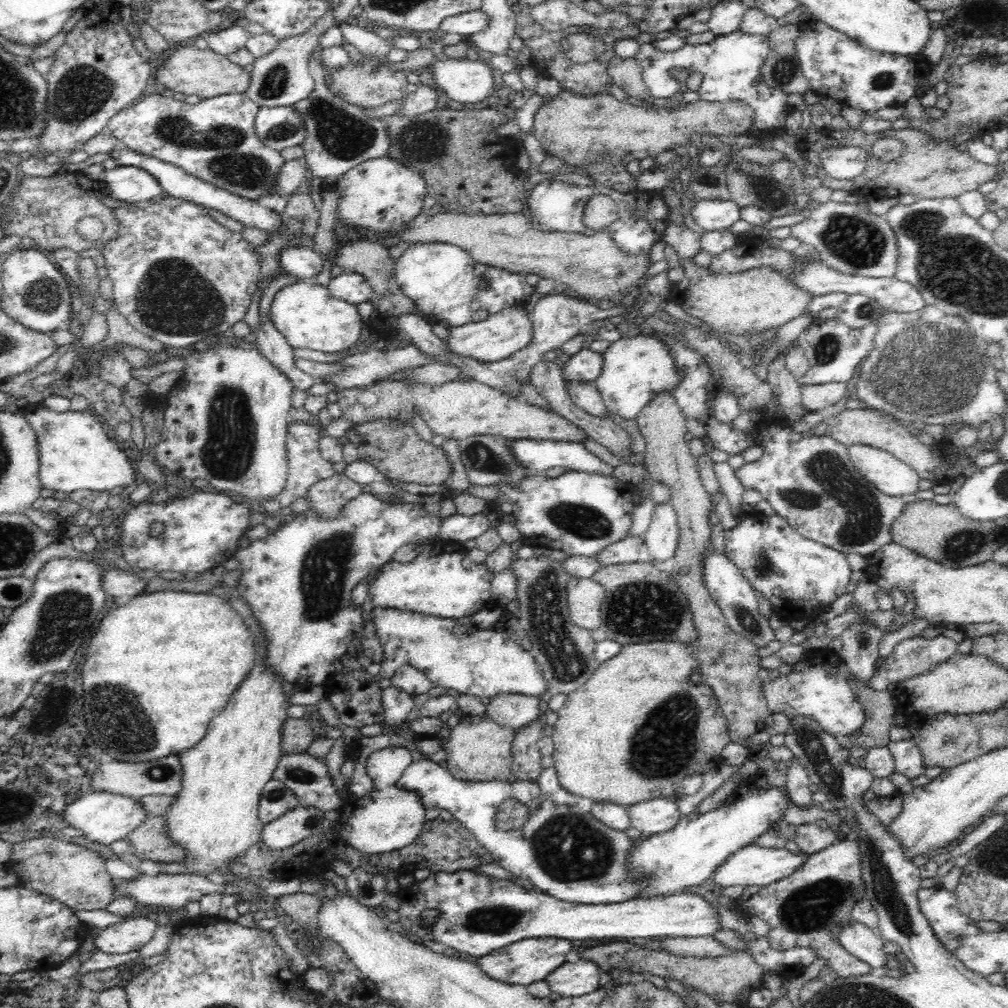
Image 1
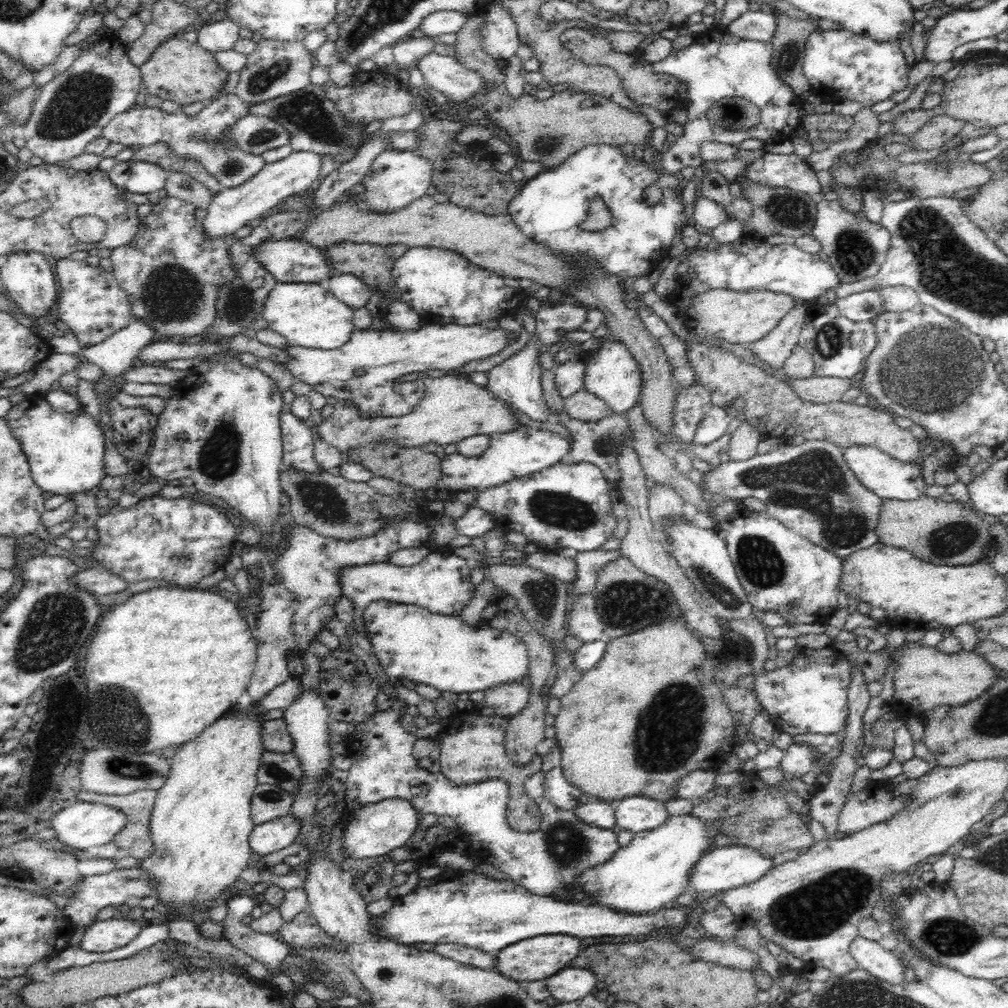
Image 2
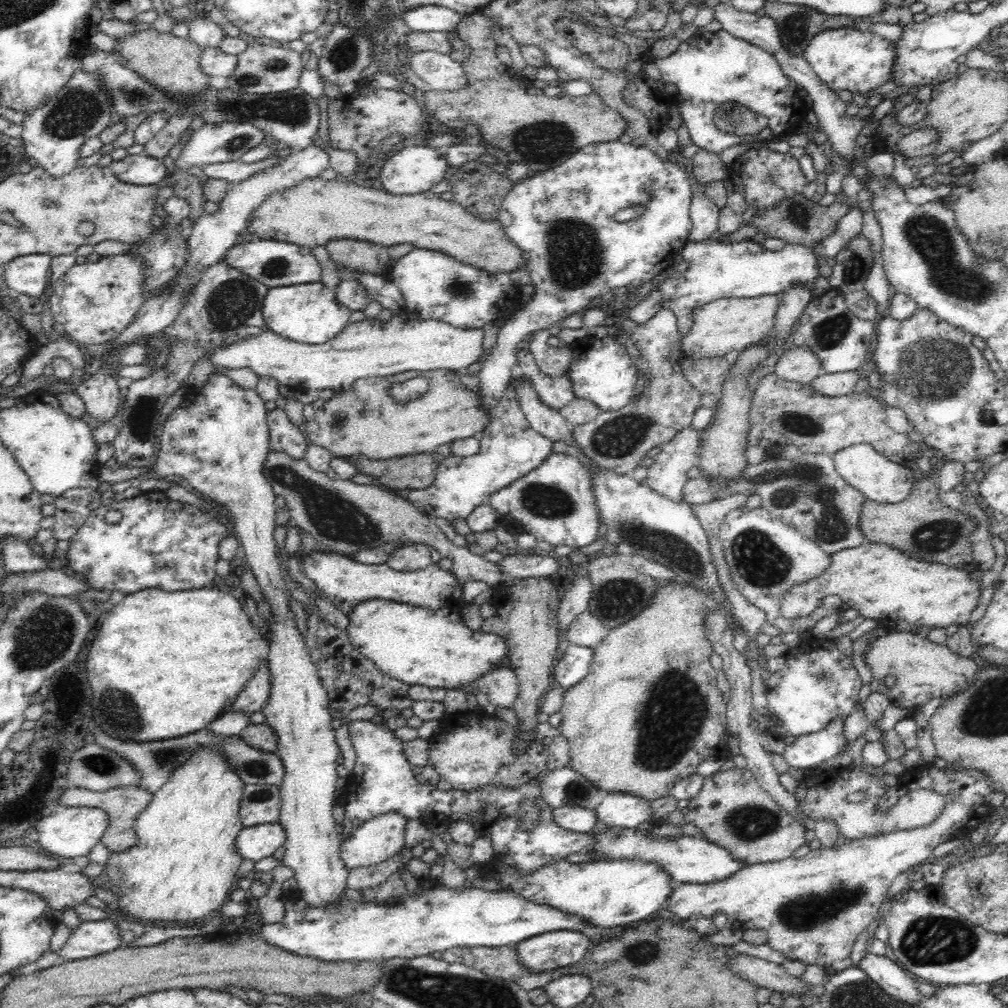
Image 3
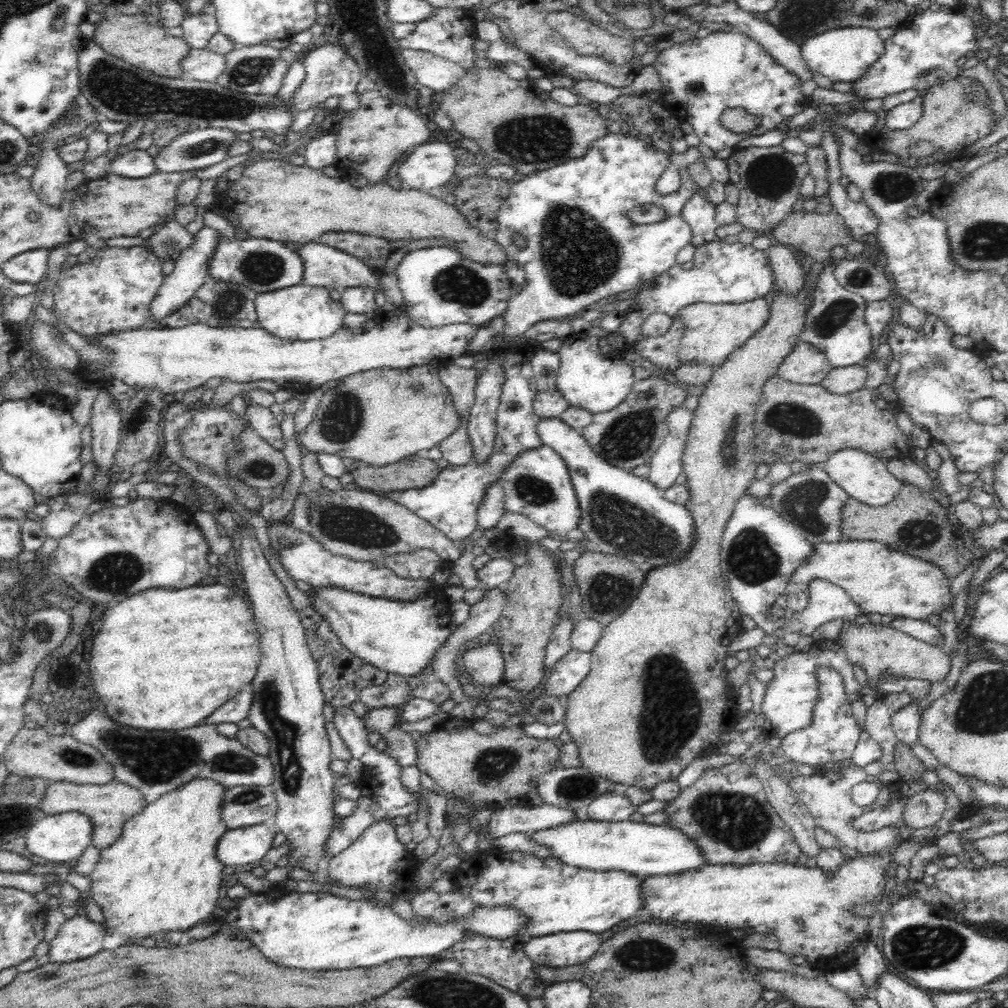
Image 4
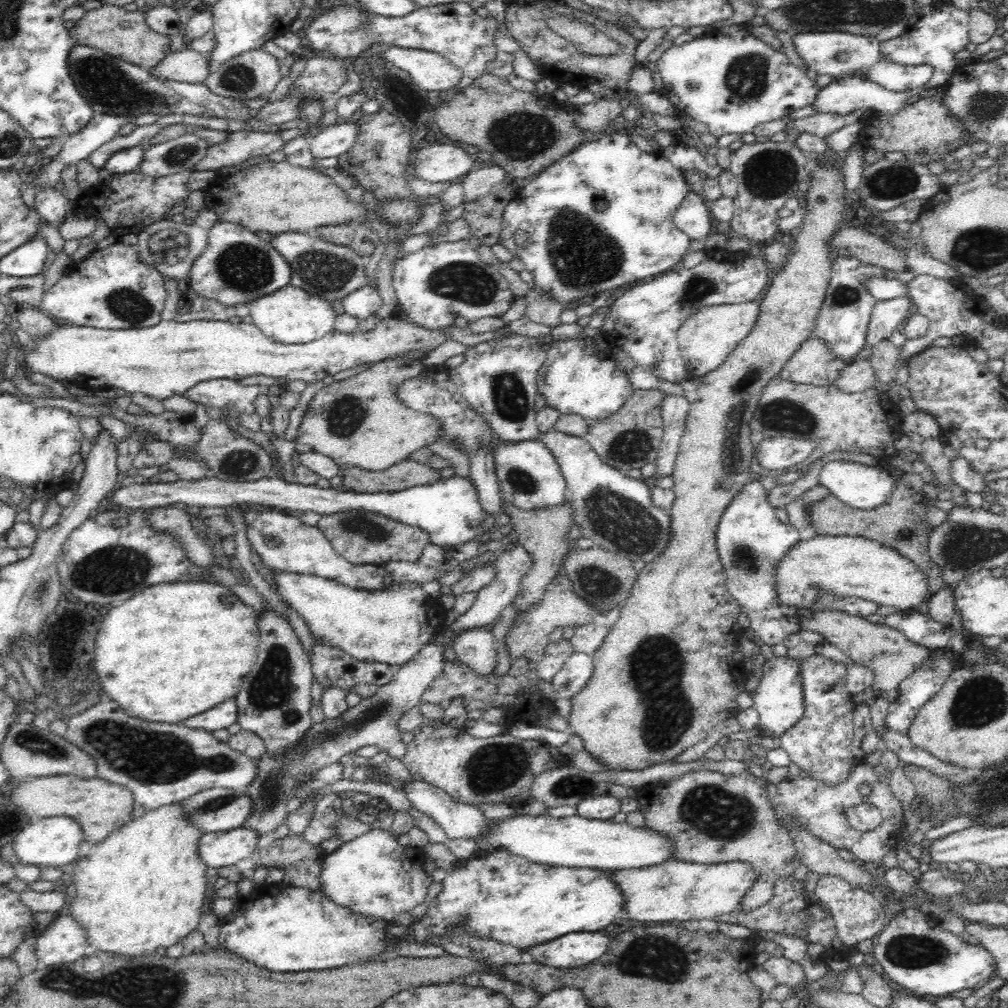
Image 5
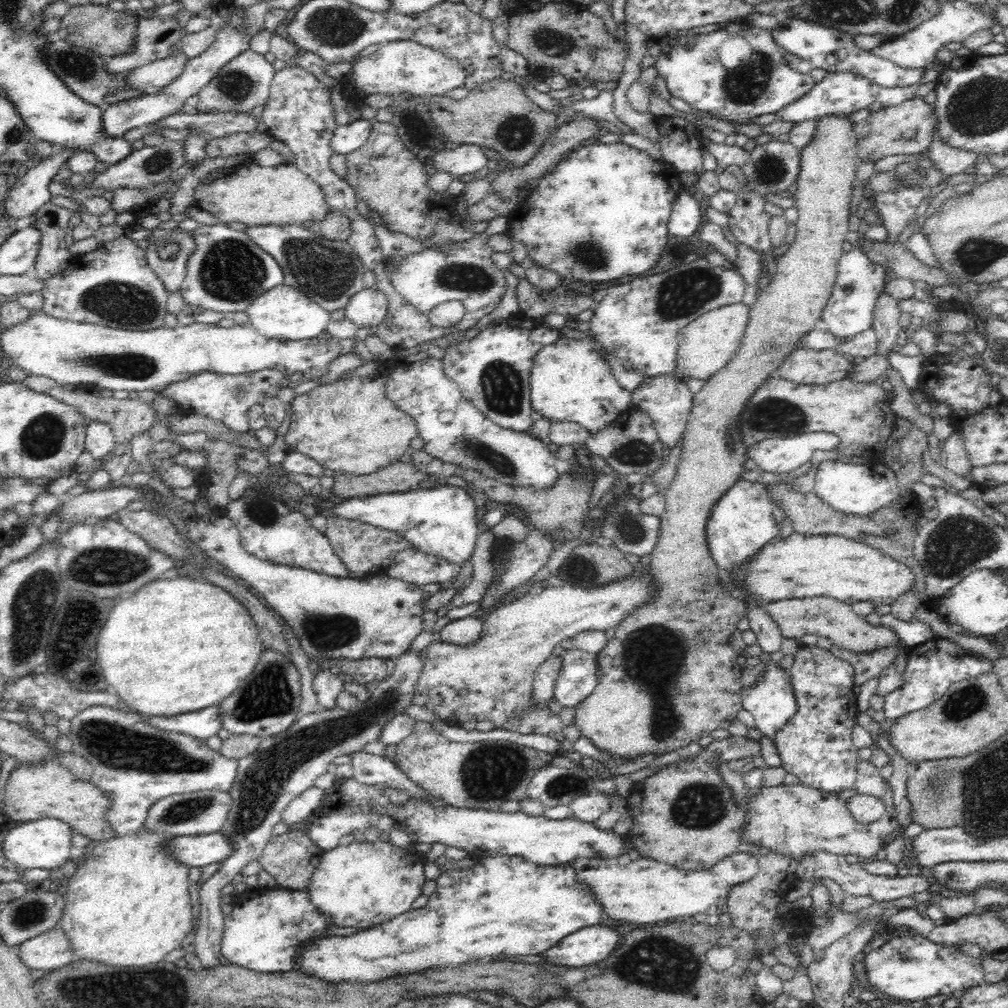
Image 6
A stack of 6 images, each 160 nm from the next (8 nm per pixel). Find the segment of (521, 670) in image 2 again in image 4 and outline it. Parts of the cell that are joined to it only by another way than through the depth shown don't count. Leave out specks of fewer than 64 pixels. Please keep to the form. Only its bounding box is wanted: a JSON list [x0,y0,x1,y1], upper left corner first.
[307,586,454,677]

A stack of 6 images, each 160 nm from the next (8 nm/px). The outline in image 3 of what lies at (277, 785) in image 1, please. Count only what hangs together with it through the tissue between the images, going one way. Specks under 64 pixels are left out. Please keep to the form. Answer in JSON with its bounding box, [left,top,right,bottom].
[240,784,281,827]

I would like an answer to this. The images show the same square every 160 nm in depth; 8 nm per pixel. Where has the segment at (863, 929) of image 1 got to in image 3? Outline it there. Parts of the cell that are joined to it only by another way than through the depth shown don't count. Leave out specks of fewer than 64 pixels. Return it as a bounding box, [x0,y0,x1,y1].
[859,953,922,1006]

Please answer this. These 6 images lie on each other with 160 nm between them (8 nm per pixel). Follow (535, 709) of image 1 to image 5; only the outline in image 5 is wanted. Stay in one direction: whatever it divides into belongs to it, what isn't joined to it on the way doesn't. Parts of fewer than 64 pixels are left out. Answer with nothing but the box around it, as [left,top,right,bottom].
[449,627,497,675]

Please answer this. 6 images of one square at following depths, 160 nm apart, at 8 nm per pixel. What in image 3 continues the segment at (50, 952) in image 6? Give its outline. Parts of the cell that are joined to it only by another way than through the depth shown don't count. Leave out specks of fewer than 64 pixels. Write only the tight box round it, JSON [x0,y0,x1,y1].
[57,918,123,961]

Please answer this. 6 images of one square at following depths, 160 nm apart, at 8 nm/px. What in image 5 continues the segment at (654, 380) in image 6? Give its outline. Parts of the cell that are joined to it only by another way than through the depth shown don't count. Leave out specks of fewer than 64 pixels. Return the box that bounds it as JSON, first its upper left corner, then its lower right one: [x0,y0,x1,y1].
[654,394,691,479]

